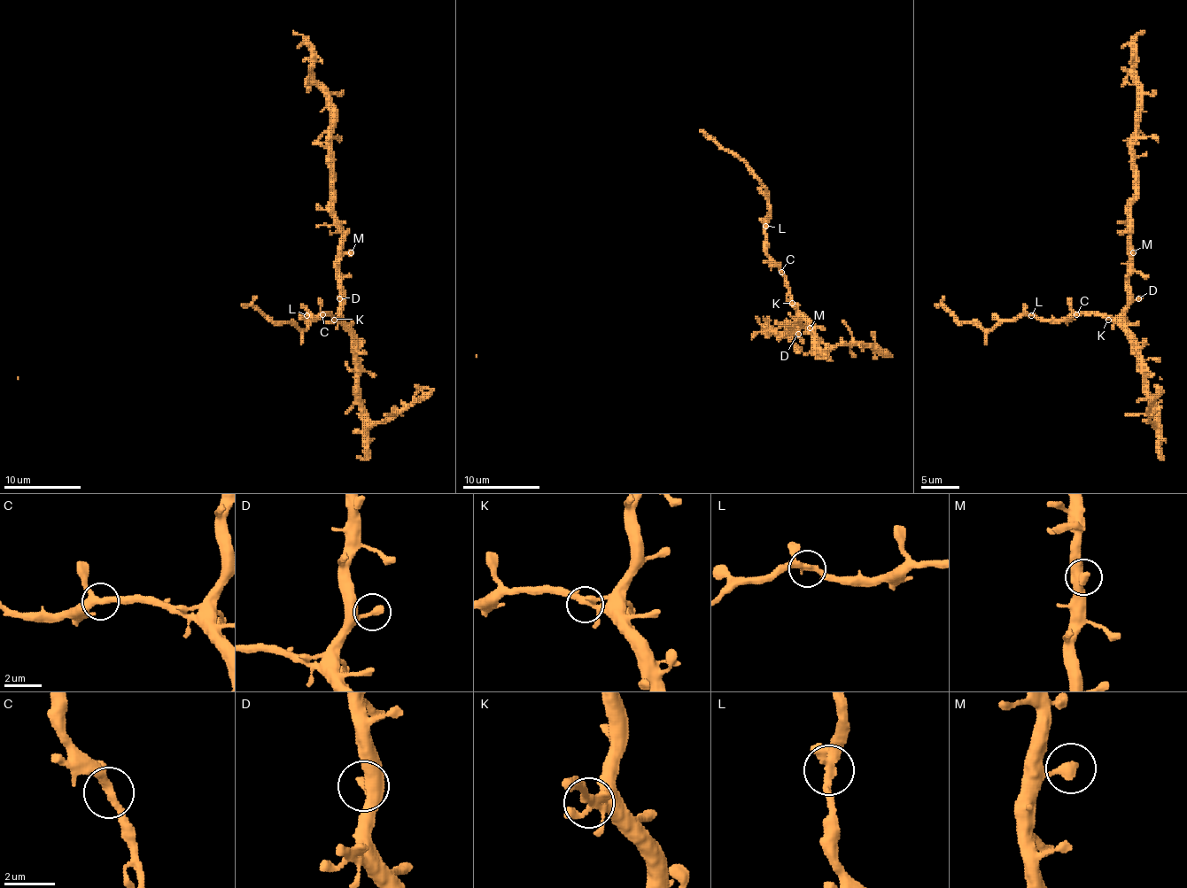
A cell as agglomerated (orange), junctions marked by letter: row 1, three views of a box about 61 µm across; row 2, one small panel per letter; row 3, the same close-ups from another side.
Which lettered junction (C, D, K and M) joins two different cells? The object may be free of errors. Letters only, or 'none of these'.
none of these

